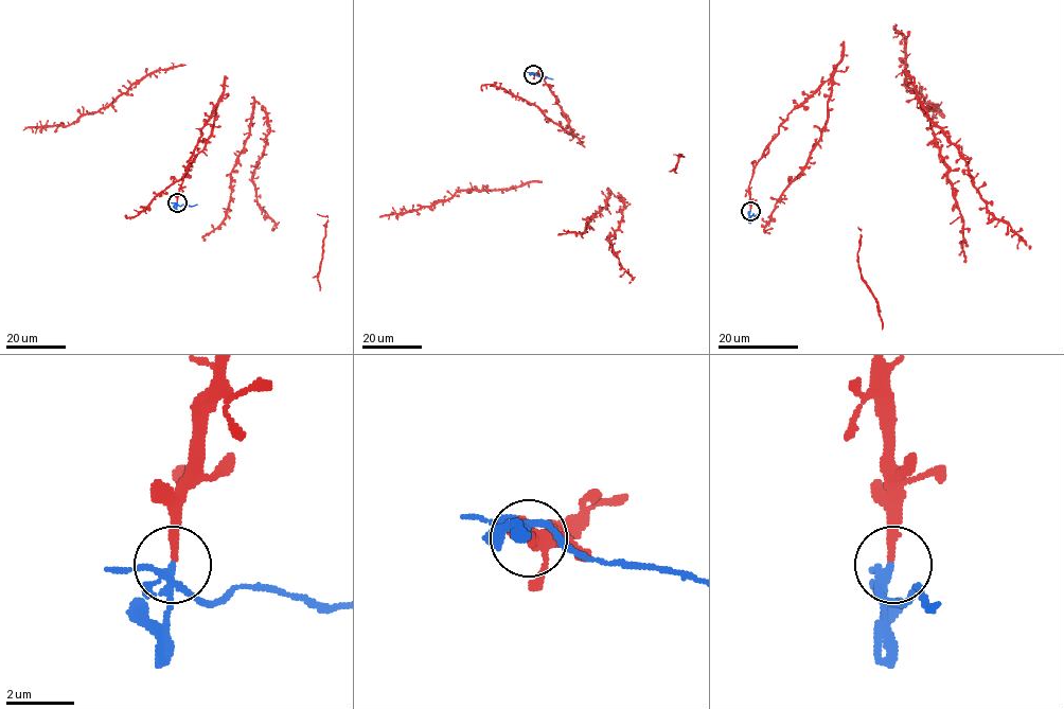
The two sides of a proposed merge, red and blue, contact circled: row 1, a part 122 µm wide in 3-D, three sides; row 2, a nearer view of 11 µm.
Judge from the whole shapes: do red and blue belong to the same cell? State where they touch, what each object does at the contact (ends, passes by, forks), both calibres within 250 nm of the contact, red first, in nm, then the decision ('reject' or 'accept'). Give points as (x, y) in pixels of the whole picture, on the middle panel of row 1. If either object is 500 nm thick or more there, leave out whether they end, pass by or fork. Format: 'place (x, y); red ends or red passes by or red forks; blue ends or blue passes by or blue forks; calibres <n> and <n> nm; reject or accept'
place (533, 74); red ends; blue forks; calibres 240 and 160 nm; reject

